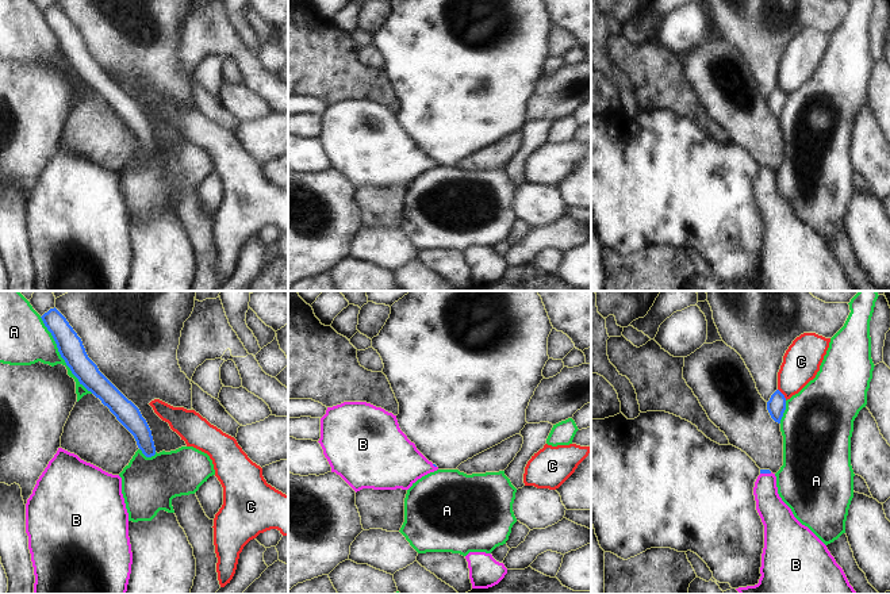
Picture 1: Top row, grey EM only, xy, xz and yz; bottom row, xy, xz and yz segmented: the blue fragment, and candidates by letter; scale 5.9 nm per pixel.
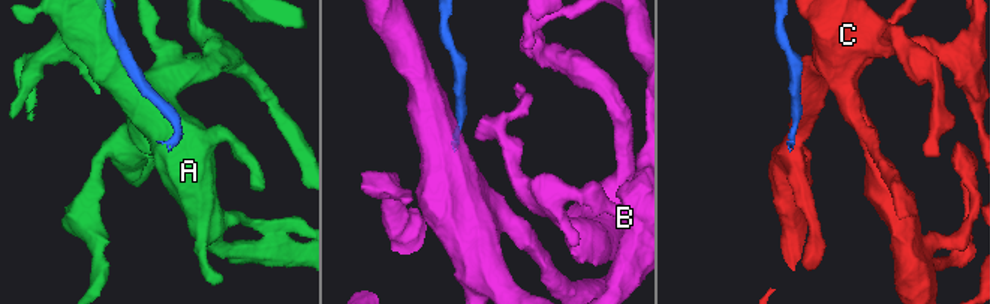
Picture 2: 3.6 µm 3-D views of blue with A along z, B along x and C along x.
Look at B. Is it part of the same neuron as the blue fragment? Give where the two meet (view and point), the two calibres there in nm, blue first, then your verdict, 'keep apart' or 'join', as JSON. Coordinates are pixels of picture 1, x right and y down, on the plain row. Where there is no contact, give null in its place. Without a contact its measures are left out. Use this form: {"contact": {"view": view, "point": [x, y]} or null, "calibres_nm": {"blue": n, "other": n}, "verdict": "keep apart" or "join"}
{"contact": {"view": "yz", "point": [766, 169]}, "calibres_nm": {"blue": 30, "other": 170}, "verdict": "join"}

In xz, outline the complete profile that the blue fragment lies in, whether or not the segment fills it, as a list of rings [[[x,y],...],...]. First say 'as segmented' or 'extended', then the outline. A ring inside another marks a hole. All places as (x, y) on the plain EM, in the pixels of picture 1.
extended; [[[344,99],[327,104],[326,111],[321,115],[321,135],[318,139],[331,164],[331,169],[339,172],[356,189],[362,185],[408,187],[418,176],[438,166],[400,127],[396,112],[367,99]]]

